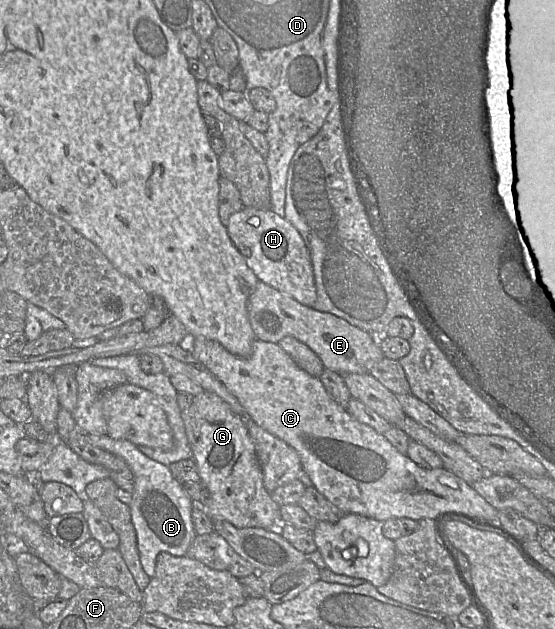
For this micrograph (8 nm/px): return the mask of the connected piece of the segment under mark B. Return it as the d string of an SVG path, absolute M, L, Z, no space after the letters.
M88 433L92 445L122 458L134 475L134 491L131 518L137 535L140 562L145 573L155 575L156 560L160 553L185 556L197 535L192 521L194 502L184 491L166 465L144 455L136 445L127 440L118 440L107 435Z

